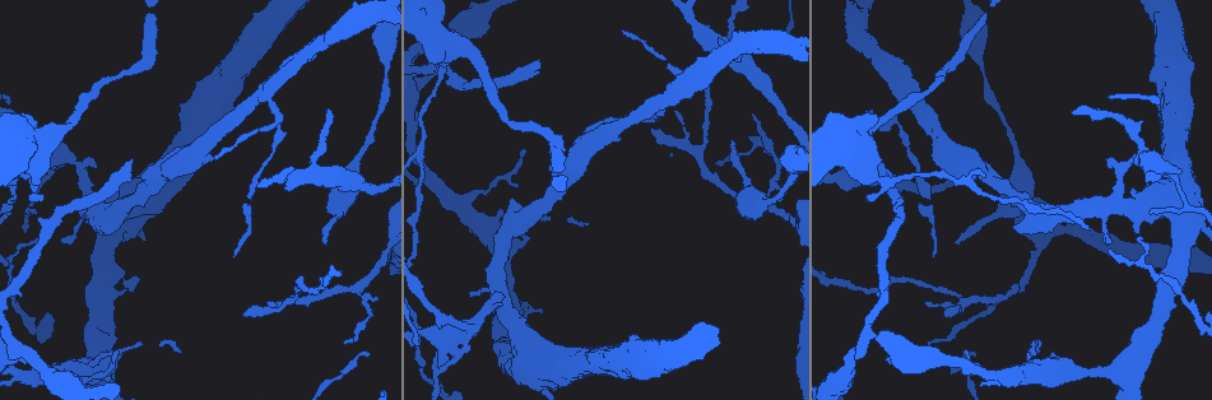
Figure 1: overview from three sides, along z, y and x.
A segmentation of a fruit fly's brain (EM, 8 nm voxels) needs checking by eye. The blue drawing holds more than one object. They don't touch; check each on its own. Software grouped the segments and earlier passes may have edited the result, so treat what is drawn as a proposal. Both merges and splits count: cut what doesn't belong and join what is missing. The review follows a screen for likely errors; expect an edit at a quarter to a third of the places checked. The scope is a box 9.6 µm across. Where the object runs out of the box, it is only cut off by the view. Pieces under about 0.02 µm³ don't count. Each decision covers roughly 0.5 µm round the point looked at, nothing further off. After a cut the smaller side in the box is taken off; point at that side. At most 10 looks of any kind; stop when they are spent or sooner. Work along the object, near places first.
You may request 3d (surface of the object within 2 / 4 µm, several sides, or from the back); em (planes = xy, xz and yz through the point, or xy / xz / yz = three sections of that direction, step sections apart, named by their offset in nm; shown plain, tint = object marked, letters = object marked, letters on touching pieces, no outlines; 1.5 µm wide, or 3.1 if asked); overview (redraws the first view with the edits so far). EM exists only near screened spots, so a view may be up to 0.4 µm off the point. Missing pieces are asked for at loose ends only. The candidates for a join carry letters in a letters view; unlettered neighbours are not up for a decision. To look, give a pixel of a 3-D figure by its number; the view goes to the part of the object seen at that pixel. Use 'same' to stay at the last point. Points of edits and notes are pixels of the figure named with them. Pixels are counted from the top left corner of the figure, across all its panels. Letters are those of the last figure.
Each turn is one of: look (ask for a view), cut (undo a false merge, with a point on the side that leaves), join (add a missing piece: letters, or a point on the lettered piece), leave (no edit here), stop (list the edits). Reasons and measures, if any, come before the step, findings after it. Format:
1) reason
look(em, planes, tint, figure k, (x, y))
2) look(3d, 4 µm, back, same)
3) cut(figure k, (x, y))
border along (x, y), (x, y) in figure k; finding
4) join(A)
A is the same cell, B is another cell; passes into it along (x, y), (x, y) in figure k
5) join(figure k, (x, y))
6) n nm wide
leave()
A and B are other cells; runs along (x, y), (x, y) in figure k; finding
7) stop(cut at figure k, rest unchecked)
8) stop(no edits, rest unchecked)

tapers out
look(em, xy, step 4, letters, figure 1, (956, 243))

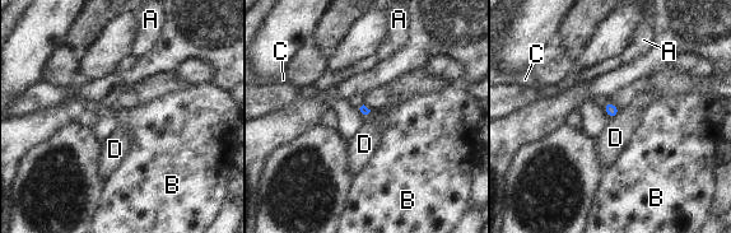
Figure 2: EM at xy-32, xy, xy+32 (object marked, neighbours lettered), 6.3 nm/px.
another direction
look(em, planes, letters, same)

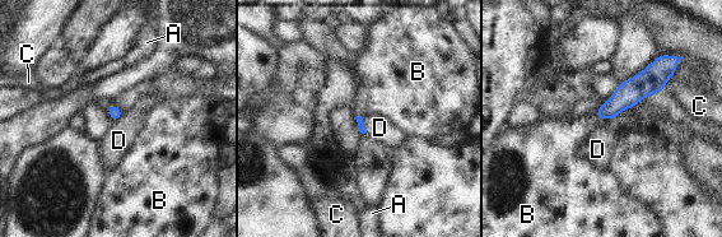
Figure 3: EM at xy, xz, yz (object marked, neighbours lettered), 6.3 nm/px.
join(B)
B is the same cell, A, C and D are other cells; it goes on there

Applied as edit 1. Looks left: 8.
sudden change in width
look(3d, 4 µm, figure 1, (440, 66))

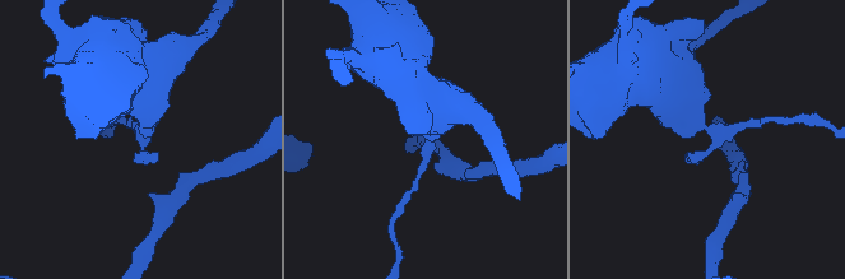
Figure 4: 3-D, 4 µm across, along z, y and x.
shape alone is not enough
look(em, planes, letters, figure 4, (142, 127))

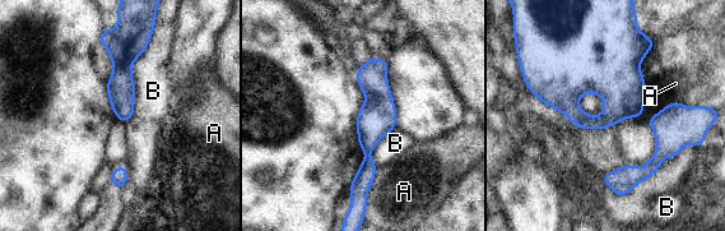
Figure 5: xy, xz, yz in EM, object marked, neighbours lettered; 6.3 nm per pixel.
cut(figure 5, (363, 179))
A and B are other cells; border along (365, 153), (368, 155) in figure 5; two neurons meet here

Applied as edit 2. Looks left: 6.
an open end
look(em, planes, letters, figure 1, (118, 351))

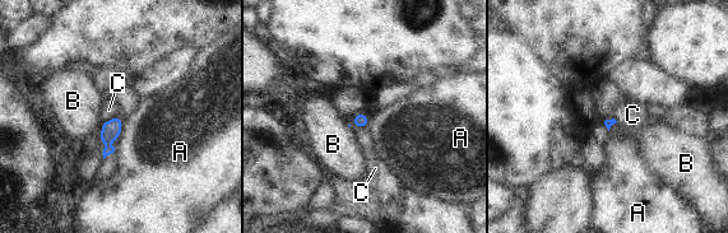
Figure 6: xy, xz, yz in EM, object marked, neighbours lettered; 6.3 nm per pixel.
leave()
A, B and C are other cells; border along (124, 120), (117, 139) in figure 6; none of them fits

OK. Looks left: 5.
stop(join at figure 3, cut at figure 5, rest unchecked)

